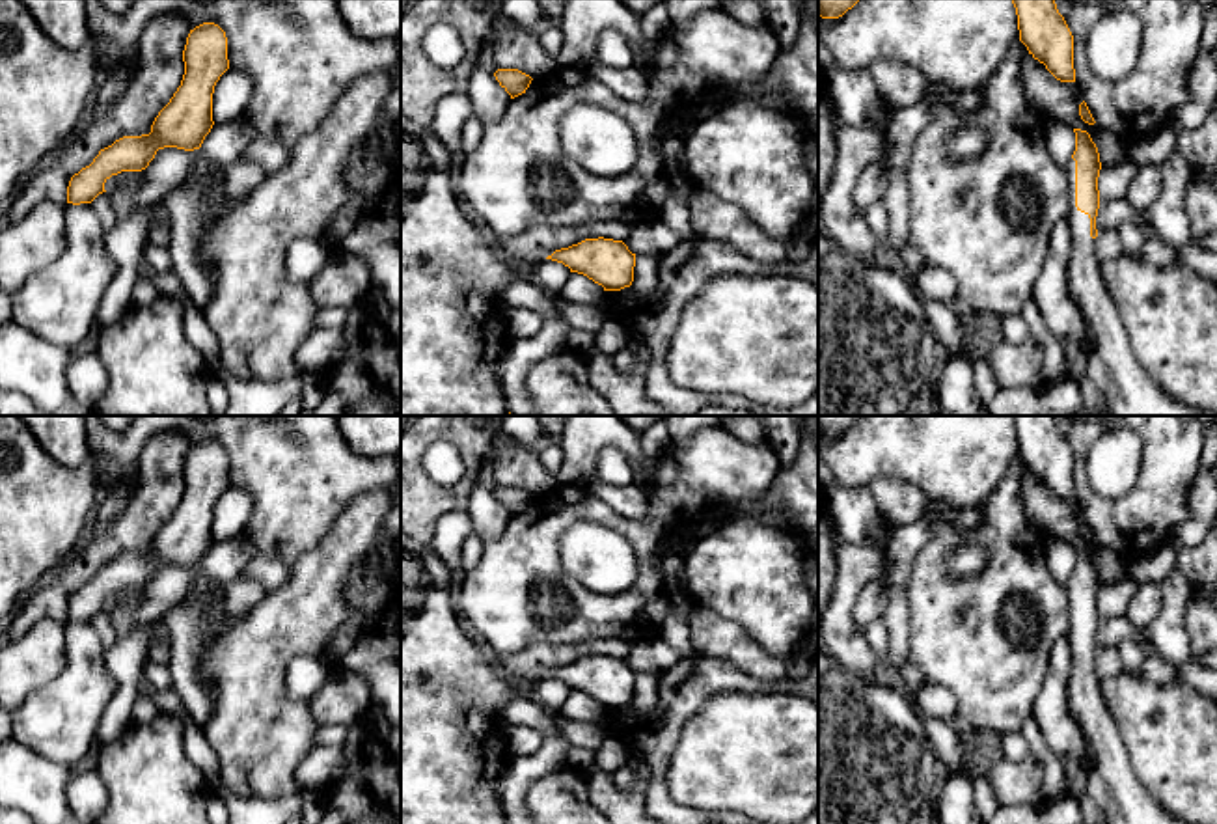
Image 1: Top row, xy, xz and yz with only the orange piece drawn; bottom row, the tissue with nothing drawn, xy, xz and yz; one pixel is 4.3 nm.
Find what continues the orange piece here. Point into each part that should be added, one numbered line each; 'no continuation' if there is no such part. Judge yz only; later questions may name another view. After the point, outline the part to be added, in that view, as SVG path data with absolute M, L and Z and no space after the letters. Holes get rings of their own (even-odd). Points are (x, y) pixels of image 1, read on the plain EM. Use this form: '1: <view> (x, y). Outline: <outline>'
1: yz (1111, 783). Outline: M1070 576L1064 587L1072 649L1068 699L1092 757L1087 794L1101 811L1103 824L1185 824L1169 815L1135 777L1120 731L1103 705L1090 636L1075 625L1075 578Z

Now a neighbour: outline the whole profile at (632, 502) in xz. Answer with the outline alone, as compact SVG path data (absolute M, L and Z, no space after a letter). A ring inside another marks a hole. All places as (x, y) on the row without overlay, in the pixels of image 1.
M593 474L585 487L622 516L641 520L649 511L649 496L636 483L611 487Z

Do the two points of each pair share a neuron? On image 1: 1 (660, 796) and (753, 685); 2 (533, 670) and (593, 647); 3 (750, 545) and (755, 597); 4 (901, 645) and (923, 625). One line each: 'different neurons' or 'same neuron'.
1: same neuron
2: same neuron
3: same neuron
4: different neurons

